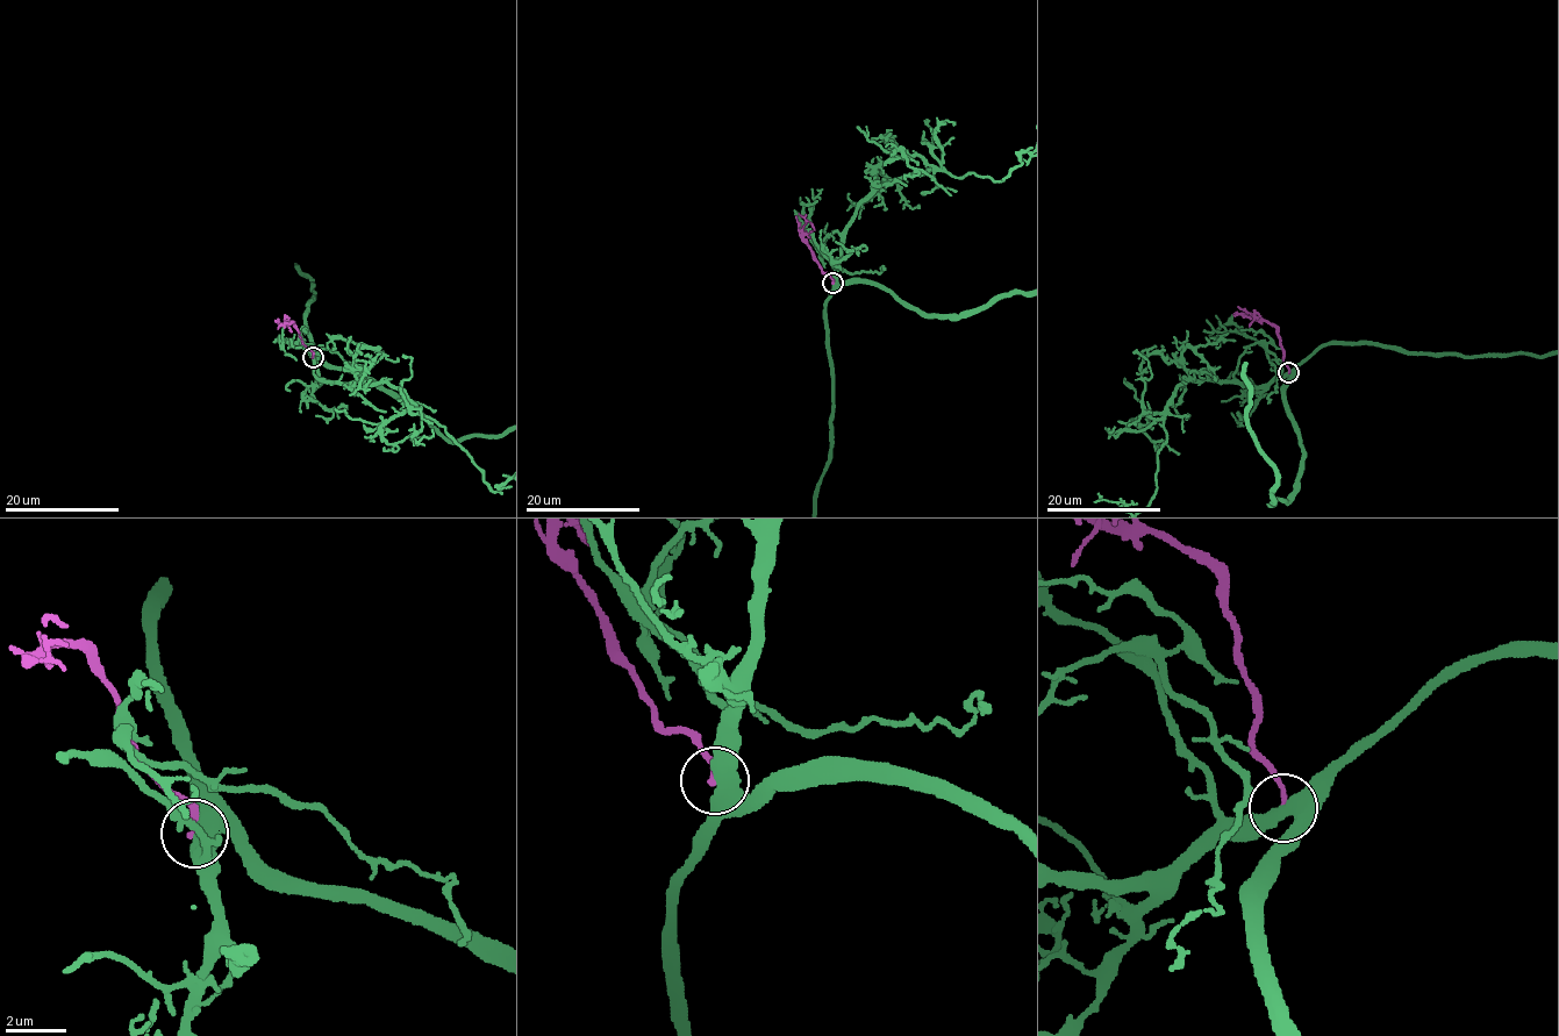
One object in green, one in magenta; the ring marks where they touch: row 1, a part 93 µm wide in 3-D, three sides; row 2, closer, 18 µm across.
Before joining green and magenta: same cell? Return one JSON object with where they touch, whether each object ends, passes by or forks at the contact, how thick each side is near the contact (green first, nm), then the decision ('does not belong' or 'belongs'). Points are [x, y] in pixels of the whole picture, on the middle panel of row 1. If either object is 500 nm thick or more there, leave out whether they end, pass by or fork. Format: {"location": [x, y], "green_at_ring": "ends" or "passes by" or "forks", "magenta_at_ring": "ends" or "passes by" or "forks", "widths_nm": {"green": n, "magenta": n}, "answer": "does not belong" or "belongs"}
{"location": [832, 283], "green_at_ring": "passes by", "magenta_at_ring": "ends", "widths_nm": {"green": 480, "magenta": 180}, "answer": "does not belong"}

